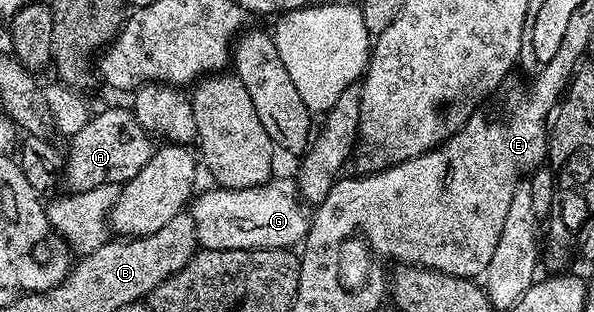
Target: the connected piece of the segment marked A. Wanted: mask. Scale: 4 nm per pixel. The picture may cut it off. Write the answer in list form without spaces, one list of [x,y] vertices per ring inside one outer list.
[[[120,106],[114,107],[113,110],[104,110],[101,114],[100,111],[93,113],[86,128],[82,128],[82,132],[71,135],[70,142],[72,147],[66,150],[62,178],[65,183],[68,181],[67,189],[72,192],[129,182],[134,176],[138,176],[138,172],[142,172],[142,168],[146,168],[154,153],[153,135],[144,130],[131,109],[123,110]]]

